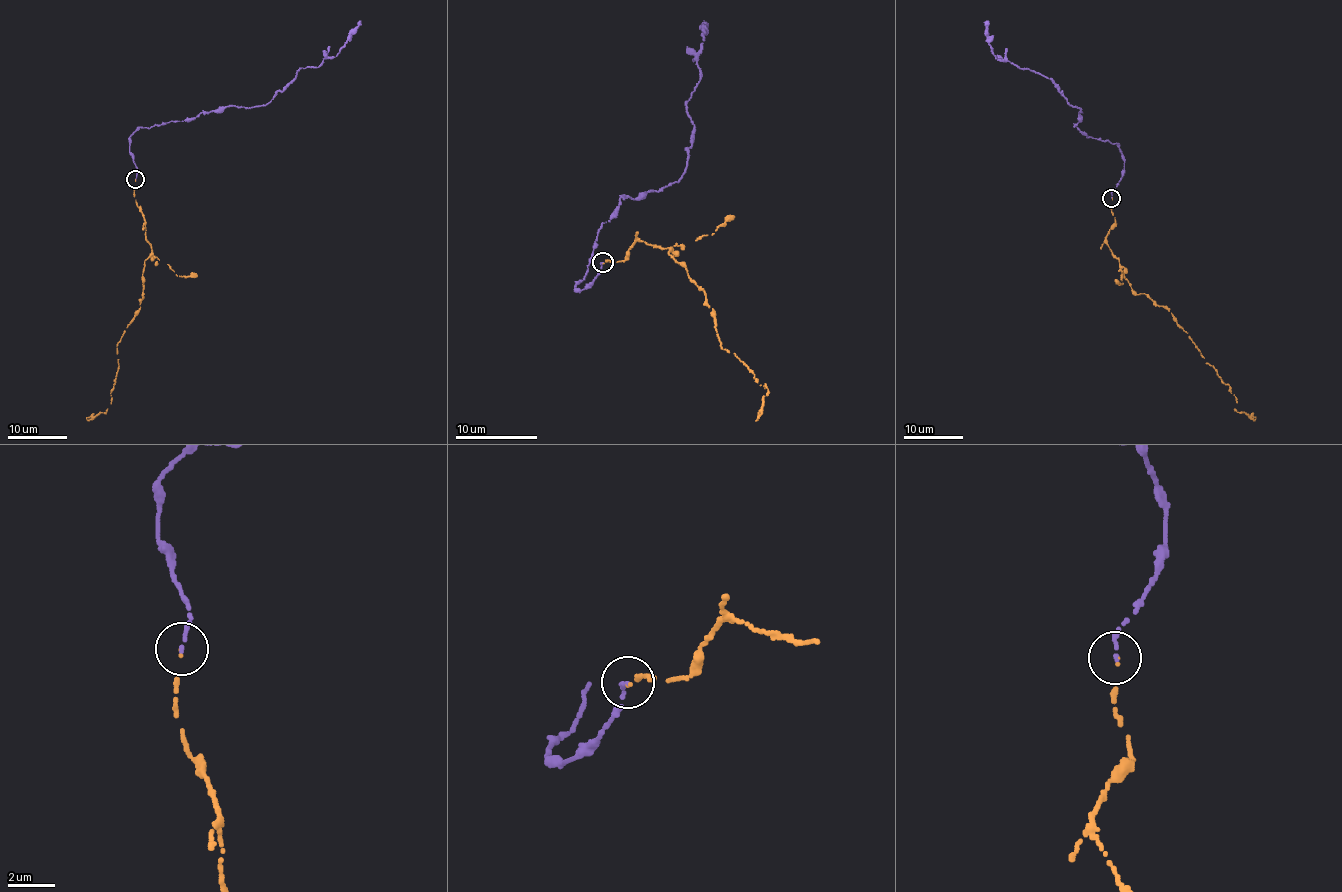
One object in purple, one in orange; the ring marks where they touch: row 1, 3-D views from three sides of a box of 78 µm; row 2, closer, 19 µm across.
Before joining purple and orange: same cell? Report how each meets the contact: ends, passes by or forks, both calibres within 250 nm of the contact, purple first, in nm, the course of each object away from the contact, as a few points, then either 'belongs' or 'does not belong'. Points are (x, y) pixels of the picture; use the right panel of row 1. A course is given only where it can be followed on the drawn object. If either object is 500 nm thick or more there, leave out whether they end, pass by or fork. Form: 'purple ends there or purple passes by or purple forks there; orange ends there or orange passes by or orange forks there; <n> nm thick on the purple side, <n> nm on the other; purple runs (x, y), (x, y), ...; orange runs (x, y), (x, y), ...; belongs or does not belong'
purple ends there; orange ends there; 150 nm thick on the purple side, 70 nm on the other; purple runs (1111, 198), (1124, 169), (1118, 144), (1080, 132), (1082, 111), (1051, 80), (996, 59), (987, 21); orange runs (1112, 198), (1115, 222), (1105, 243), (1132, 290), (1164, 306), (1230, 386), (1235, 409), (1256, 419); belongs

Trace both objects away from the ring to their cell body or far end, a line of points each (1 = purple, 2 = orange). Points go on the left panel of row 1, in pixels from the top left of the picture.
1: (135, 180), (129, 138), (140, 127), (193, 118), (228, 105), (267, 103), (300, 69), (335, 56), (361, 21)
2: (135, 180), (133, 194), (151, 246), (141, 276), (144, 297), (117, 347), (119, 364), (107, 413), (86, 419)

